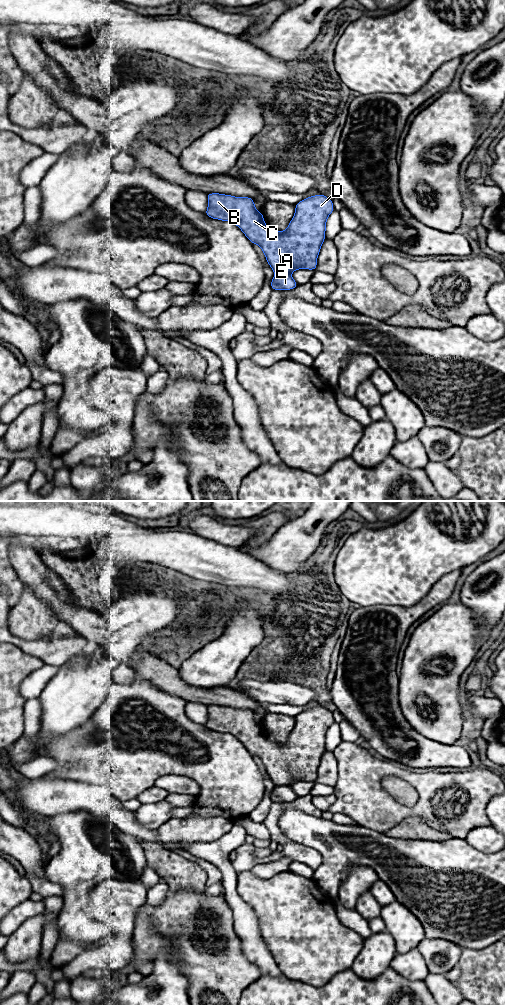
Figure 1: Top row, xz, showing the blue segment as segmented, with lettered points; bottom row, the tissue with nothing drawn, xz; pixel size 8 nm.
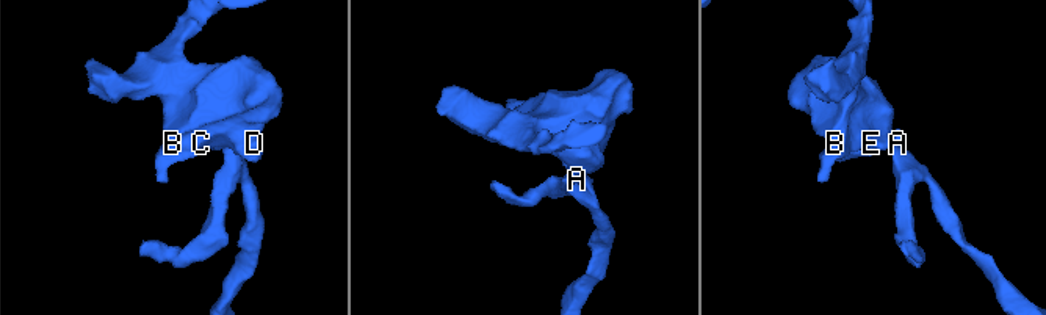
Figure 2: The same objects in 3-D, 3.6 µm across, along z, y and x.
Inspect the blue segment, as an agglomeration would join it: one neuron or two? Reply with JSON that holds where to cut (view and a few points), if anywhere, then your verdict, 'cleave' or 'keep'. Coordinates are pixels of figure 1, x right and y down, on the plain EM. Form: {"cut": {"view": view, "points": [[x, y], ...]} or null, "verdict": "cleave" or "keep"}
{"cut": {"view": "xz", "points": [[275, 784], [288, 784], [290, 786]]}, "verdict": "cleave"}

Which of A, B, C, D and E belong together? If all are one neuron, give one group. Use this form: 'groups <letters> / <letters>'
groups A / B C D E

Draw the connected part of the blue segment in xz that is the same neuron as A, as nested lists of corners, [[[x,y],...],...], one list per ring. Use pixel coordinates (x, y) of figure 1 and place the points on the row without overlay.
[[[275,785],[270,797],[273,802],[278,803],[292,802],[298,798],[289,785]]]

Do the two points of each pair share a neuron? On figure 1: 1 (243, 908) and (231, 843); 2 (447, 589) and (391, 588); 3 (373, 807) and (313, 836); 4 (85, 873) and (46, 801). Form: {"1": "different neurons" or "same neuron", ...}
{"1": "same neuron", "2": "different neurons", "3": "different neurons", "4": "different neurons"}

